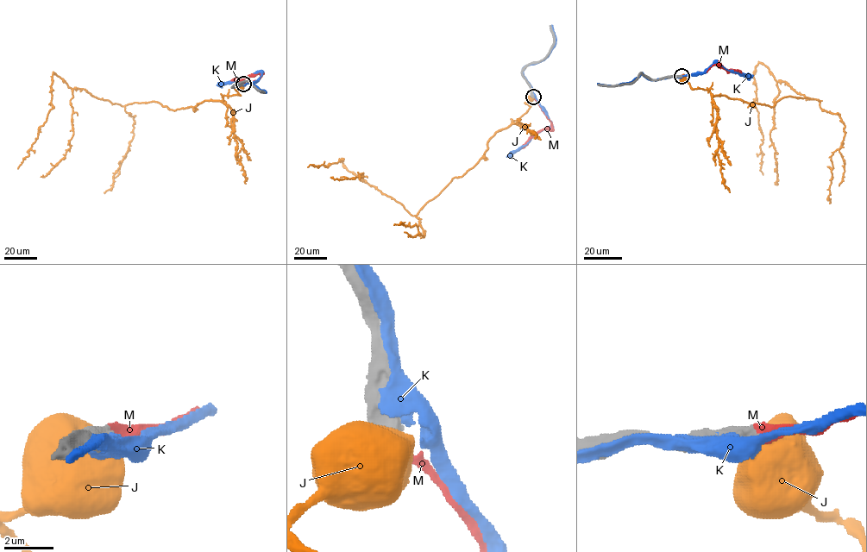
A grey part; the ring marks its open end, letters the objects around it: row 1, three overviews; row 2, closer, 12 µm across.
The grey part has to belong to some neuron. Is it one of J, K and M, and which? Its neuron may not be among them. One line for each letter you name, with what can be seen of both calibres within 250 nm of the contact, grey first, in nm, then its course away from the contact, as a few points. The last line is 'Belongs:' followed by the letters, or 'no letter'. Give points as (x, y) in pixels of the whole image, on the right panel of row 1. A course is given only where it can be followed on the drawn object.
M: calibres 550 and 360 nm; course (681, 76), (702, 73), (717, 63), (730, 71), (741, 72)
Belongs: M

